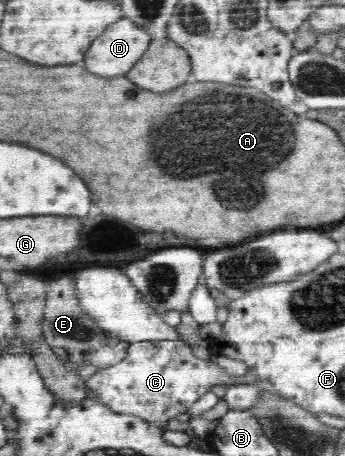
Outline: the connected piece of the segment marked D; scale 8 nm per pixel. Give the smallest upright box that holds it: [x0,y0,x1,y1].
[85,18,153,77]

